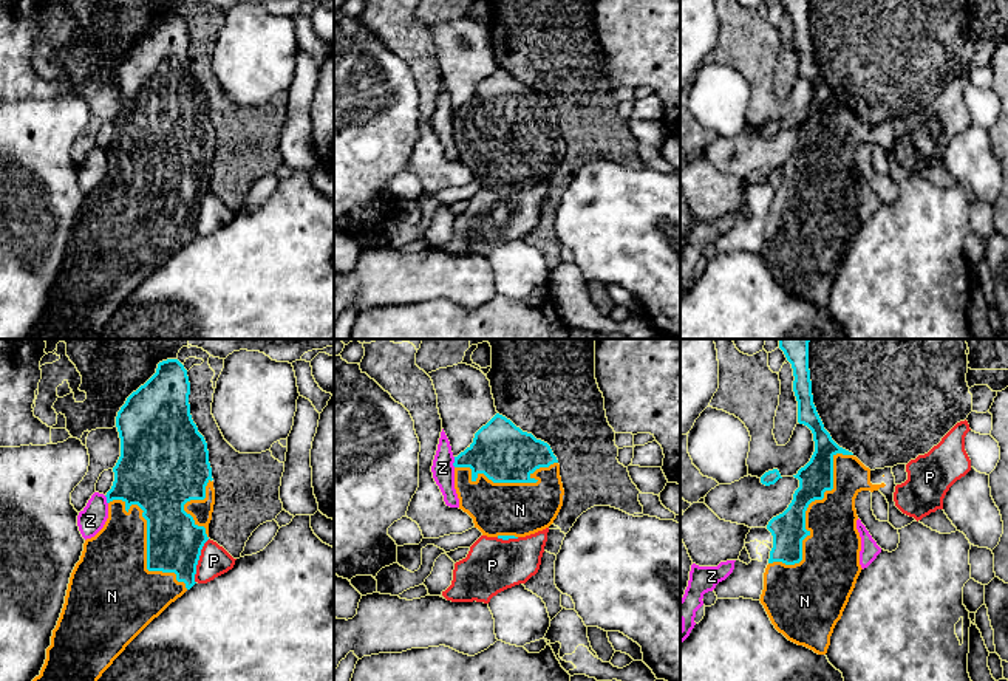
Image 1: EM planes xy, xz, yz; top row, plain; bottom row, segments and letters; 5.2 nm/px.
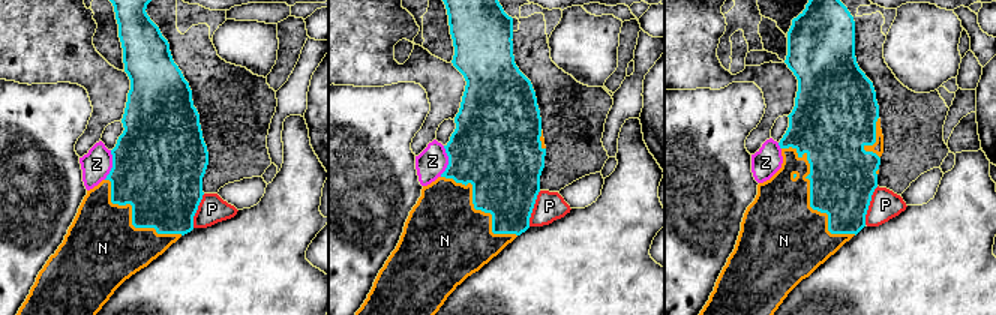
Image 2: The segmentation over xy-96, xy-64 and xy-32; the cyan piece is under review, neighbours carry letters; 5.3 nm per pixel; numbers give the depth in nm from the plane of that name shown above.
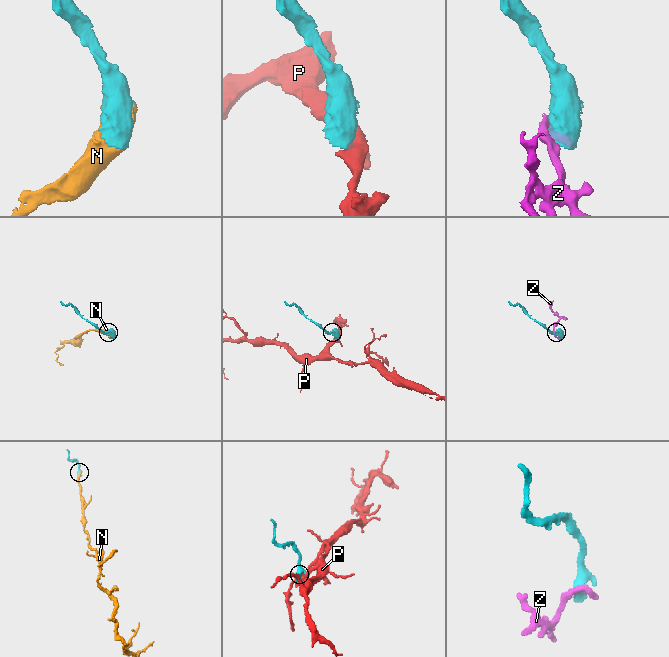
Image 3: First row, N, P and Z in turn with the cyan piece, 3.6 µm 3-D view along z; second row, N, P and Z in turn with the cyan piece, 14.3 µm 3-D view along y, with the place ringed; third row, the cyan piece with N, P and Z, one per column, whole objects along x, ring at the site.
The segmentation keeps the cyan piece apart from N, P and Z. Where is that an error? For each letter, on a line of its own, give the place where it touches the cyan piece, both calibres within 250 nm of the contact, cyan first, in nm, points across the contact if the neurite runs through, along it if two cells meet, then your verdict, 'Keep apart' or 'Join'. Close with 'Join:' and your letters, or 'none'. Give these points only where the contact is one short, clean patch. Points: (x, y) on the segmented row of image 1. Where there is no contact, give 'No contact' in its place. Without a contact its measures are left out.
N: Touches cyan at yz (806, 509). Thickness 180 nm (cyan) against 280 nm. Join
P: Touches cyan at xy (198, 559). Thickness 280 nm (cyan) against 160 nm. Keep apart
Z: Touches cyan at xz (455, 461). Thickness 300 nm (cyan) against 120 nm. Boundary: xz (455, 457), (453, 466). Keep apart
Join: N

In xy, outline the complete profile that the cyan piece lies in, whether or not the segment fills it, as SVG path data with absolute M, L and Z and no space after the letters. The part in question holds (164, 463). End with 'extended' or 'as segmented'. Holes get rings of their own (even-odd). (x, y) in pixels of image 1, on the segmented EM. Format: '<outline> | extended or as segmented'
M167 359L158 364L156 373L133 392L117 412L121 457L113 467L113 486L105 495L108 518L104 528L83 543L45 664L32 681L97 681L155 618L196 583L196 565L209 540L215 489L207 443L192 419L189 395L187 370L178 359Z | extended

